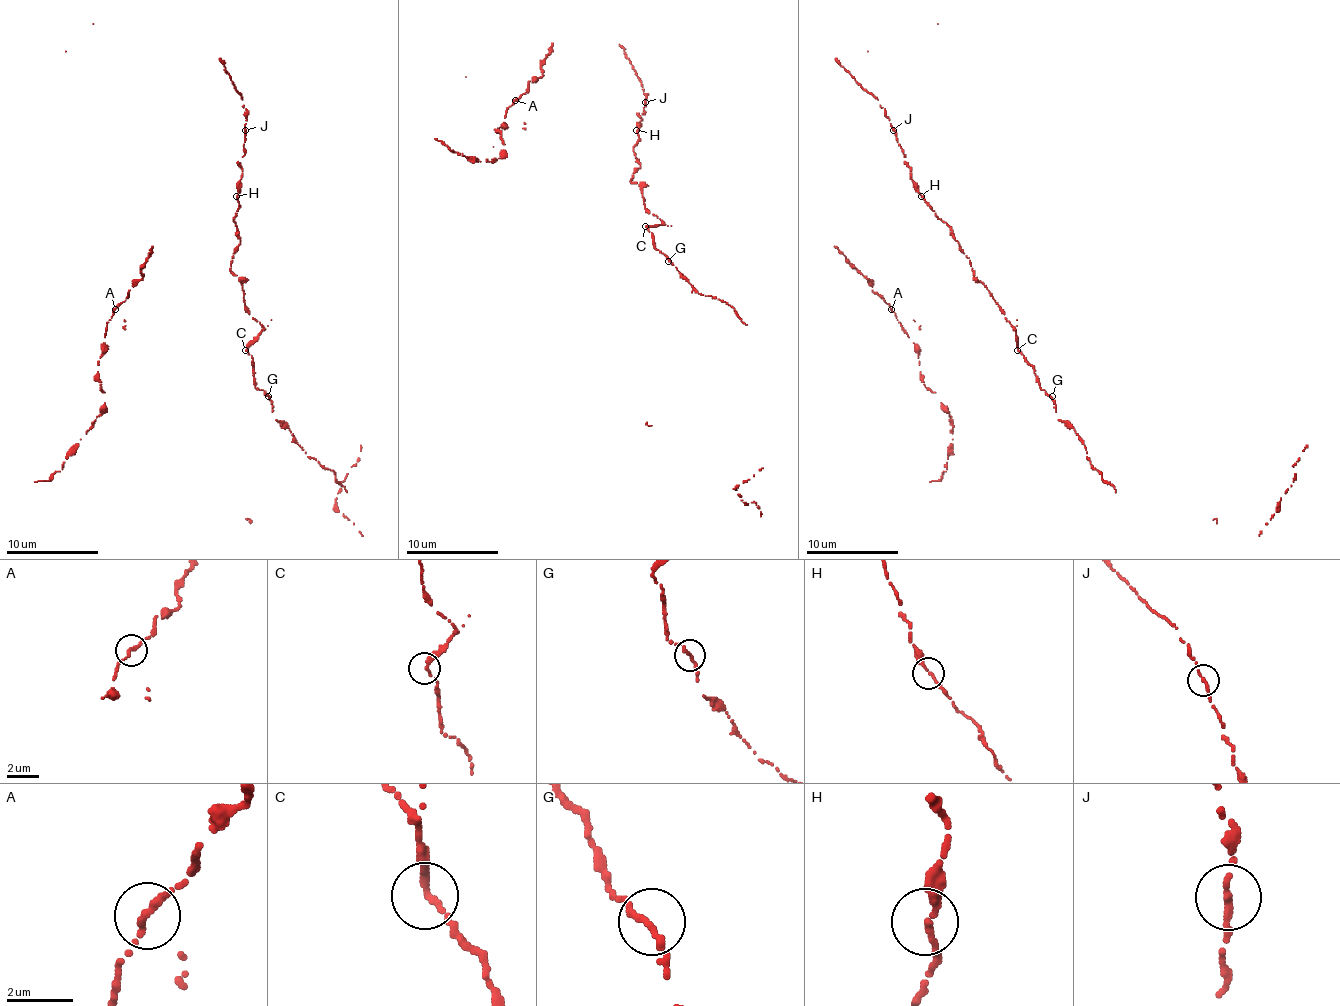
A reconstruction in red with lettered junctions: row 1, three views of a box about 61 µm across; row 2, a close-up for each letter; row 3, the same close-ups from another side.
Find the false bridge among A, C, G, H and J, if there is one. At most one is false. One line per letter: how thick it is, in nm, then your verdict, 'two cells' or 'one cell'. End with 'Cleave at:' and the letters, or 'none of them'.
A: 200 nm thick; two cells
C: 240 nm thick; one cell
G: 220 nm thick; one cell
H: 200 nm thick; one cell
J: 190 nm thick; one cell
Cleave at: A

